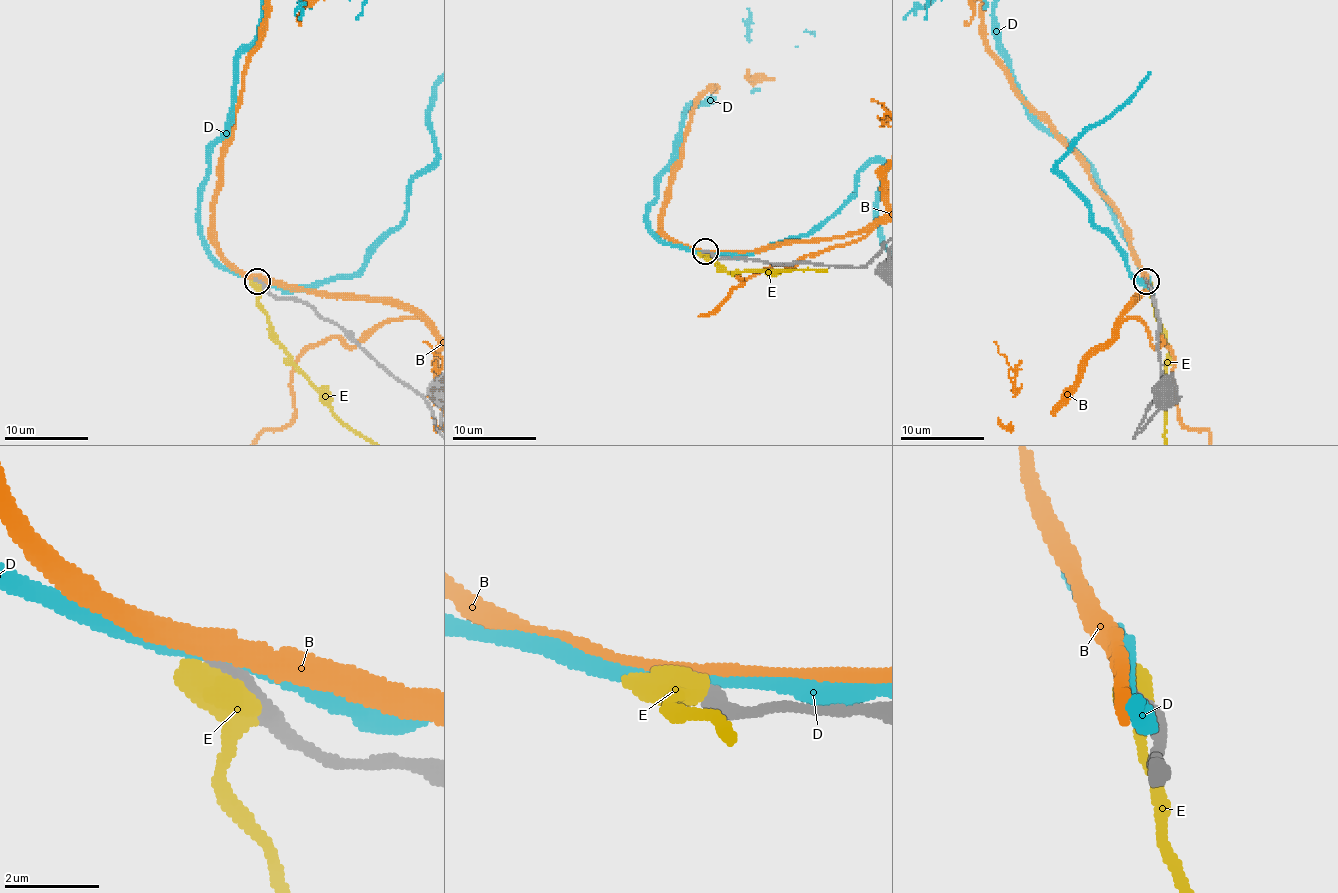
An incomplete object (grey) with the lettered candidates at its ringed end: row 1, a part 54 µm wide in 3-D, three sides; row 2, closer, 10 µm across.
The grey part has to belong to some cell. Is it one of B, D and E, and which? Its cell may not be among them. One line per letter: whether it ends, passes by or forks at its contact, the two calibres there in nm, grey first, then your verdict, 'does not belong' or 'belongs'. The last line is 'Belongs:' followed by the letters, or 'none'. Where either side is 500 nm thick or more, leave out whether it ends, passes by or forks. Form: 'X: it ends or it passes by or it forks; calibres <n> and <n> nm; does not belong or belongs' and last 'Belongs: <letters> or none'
B: it passes by; calibres 220 and 360 nm; does not belong
D: it passes by; calibres 240 and 380 nm; does not belong
E: calibres 380 and 550 nm; does not belong
Belongs: none

